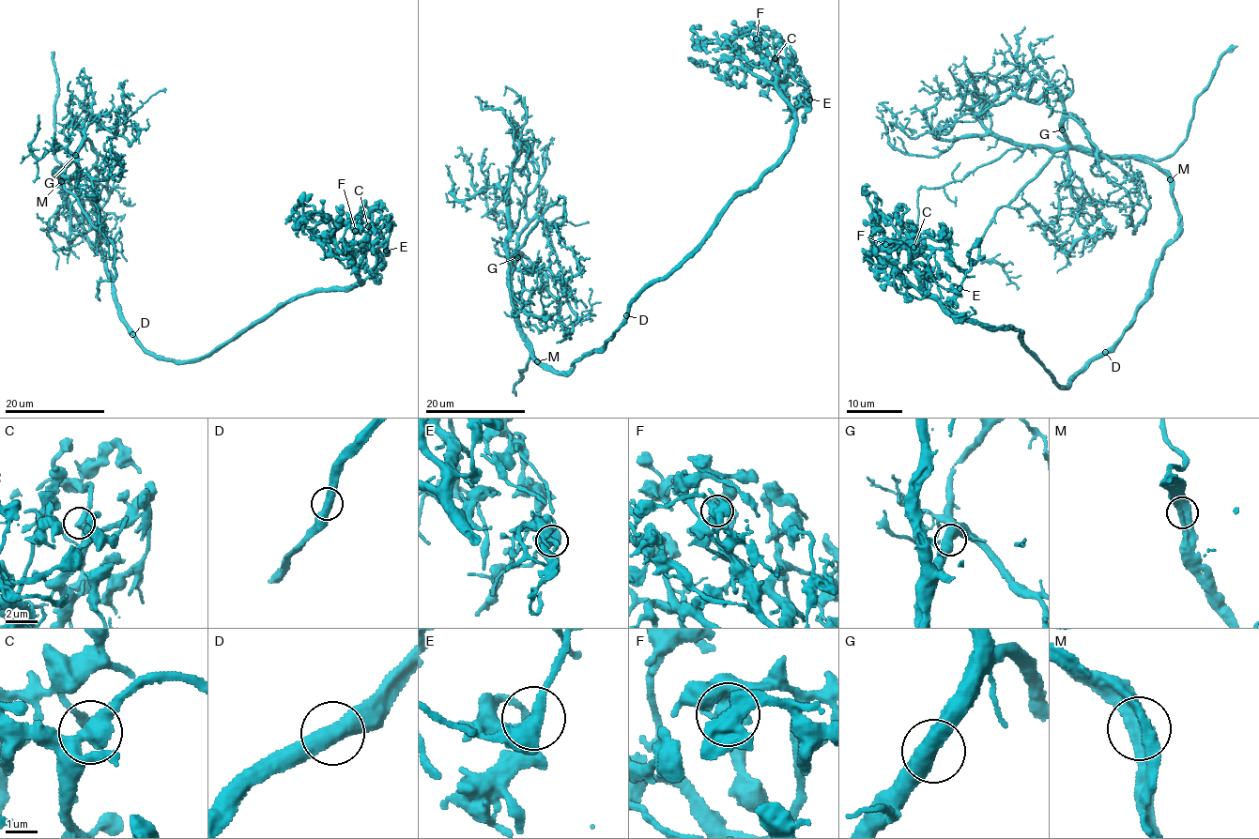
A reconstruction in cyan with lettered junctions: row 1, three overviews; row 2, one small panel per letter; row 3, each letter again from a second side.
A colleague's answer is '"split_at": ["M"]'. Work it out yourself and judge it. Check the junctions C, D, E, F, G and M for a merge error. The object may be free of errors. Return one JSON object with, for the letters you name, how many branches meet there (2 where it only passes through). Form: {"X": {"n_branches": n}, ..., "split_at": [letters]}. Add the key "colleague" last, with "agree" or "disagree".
{"split_at": [], "colleague": "disagree"}

